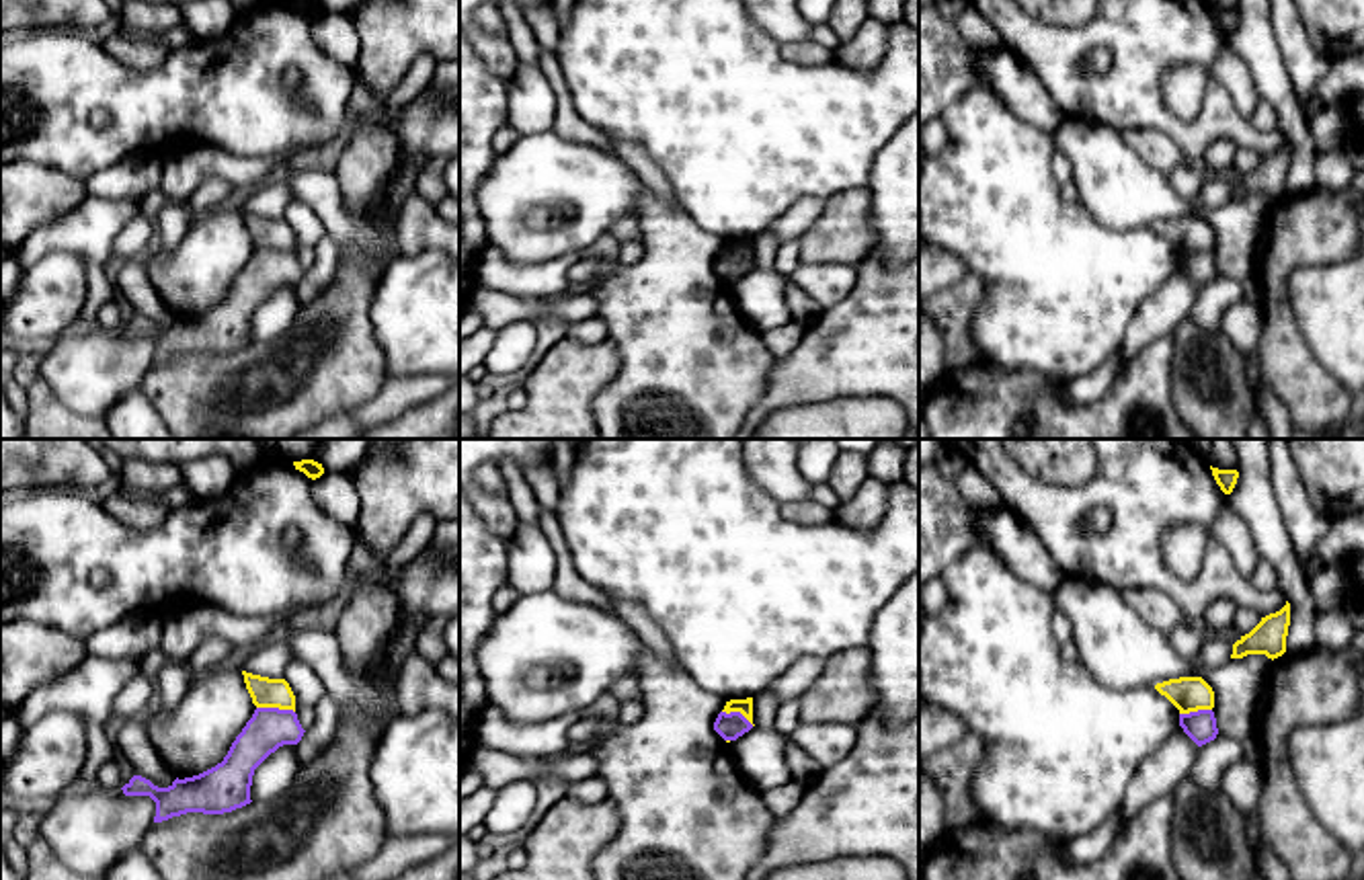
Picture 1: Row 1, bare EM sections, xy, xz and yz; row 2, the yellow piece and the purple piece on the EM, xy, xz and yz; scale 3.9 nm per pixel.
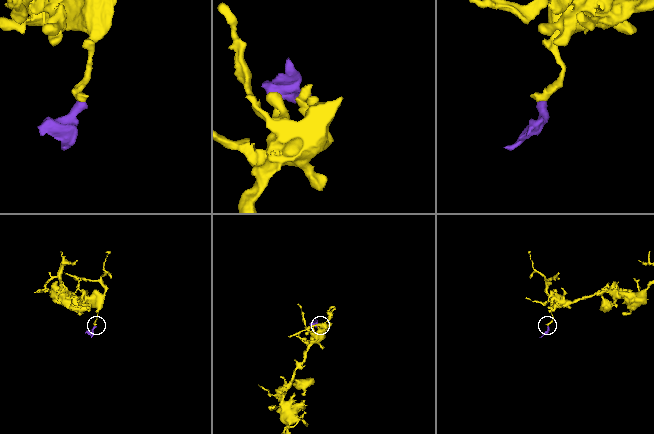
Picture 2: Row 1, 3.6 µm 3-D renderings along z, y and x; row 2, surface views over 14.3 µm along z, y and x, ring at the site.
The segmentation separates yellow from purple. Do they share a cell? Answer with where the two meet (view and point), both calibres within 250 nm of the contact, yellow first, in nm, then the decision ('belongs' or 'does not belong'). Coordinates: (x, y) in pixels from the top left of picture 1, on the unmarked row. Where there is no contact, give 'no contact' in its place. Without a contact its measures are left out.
meets yellow in xy at (275, 247); 120 nm thick on the yellow side, 160 nm on the other; does not belong

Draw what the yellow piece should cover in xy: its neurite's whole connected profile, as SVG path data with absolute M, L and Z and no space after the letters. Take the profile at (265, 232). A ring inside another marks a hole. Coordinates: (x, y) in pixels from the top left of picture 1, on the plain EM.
M242 211L246 230L256 248L279 248L295 252L295 236L285 219L269 219Z

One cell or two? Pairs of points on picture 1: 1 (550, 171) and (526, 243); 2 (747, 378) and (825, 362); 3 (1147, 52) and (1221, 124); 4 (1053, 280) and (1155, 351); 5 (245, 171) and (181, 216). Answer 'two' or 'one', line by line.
1: one
2: two
3: one
4: two
5: two

